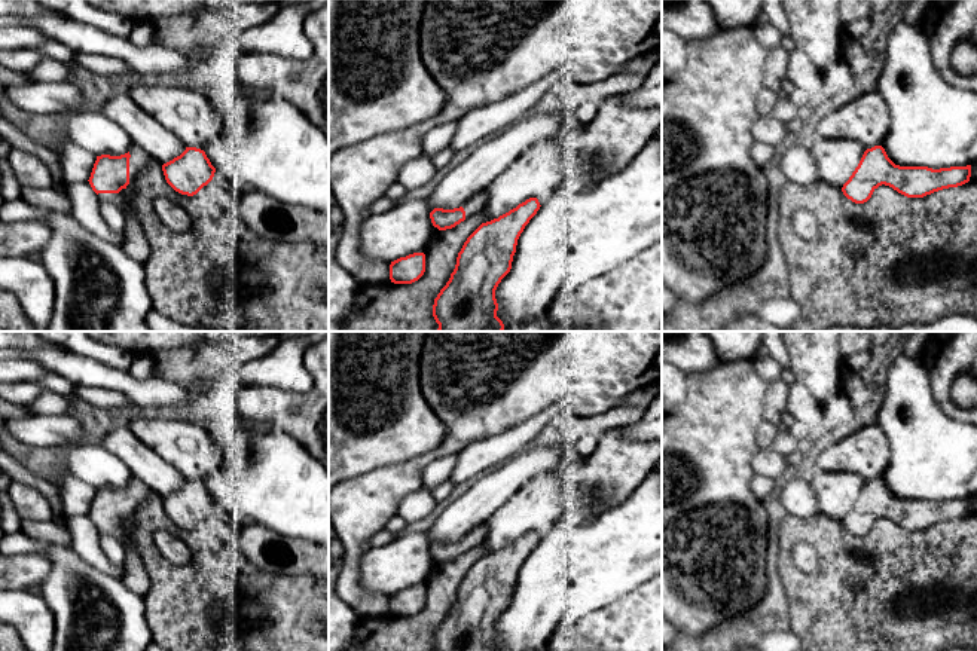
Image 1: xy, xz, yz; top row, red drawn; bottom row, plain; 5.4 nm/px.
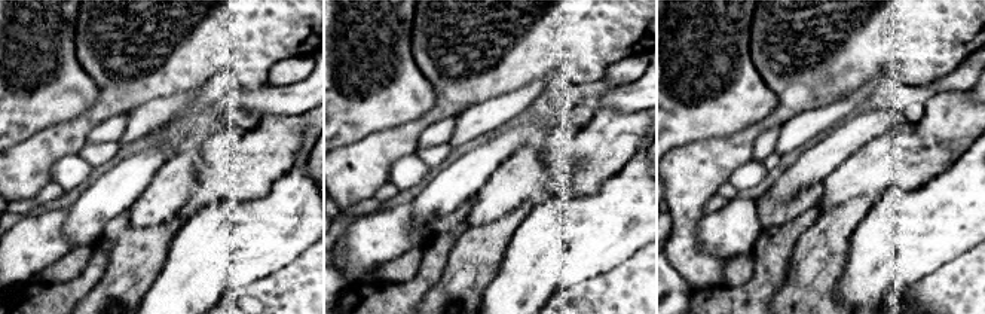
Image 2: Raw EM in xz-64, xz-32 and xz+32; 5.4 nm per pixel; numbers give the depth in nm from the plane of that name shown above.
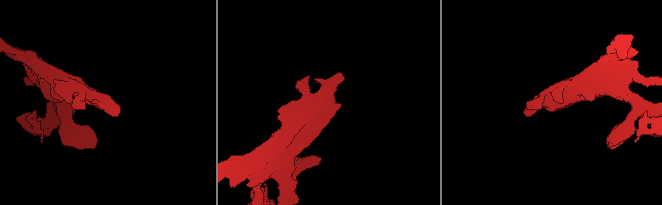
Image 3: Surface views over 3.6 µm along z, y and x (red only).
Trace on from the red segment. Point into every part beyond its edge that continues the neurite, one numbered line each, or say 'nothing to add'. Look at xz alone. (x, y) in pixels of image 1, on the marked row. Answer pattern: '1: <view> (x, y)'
1: xz (473, 205)

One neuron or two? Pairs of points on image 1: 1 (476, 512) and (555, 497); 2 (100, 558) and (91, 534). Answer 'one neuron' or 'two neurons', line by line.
1: two neurons
2: one neuron

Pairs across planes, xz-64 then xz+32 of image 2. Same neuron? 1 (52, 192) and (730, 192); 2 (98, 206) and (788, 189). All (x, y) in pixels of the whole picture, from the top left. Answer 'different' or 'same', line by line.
1: same
2: same

